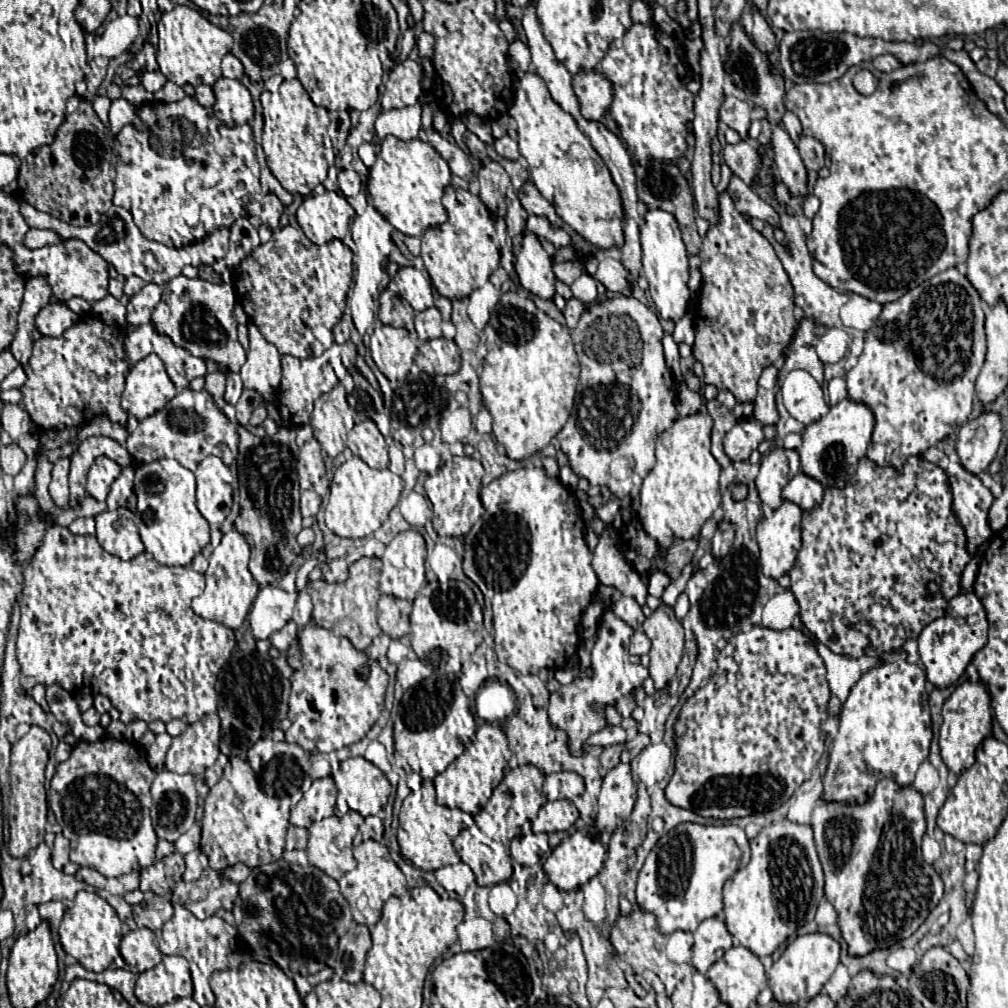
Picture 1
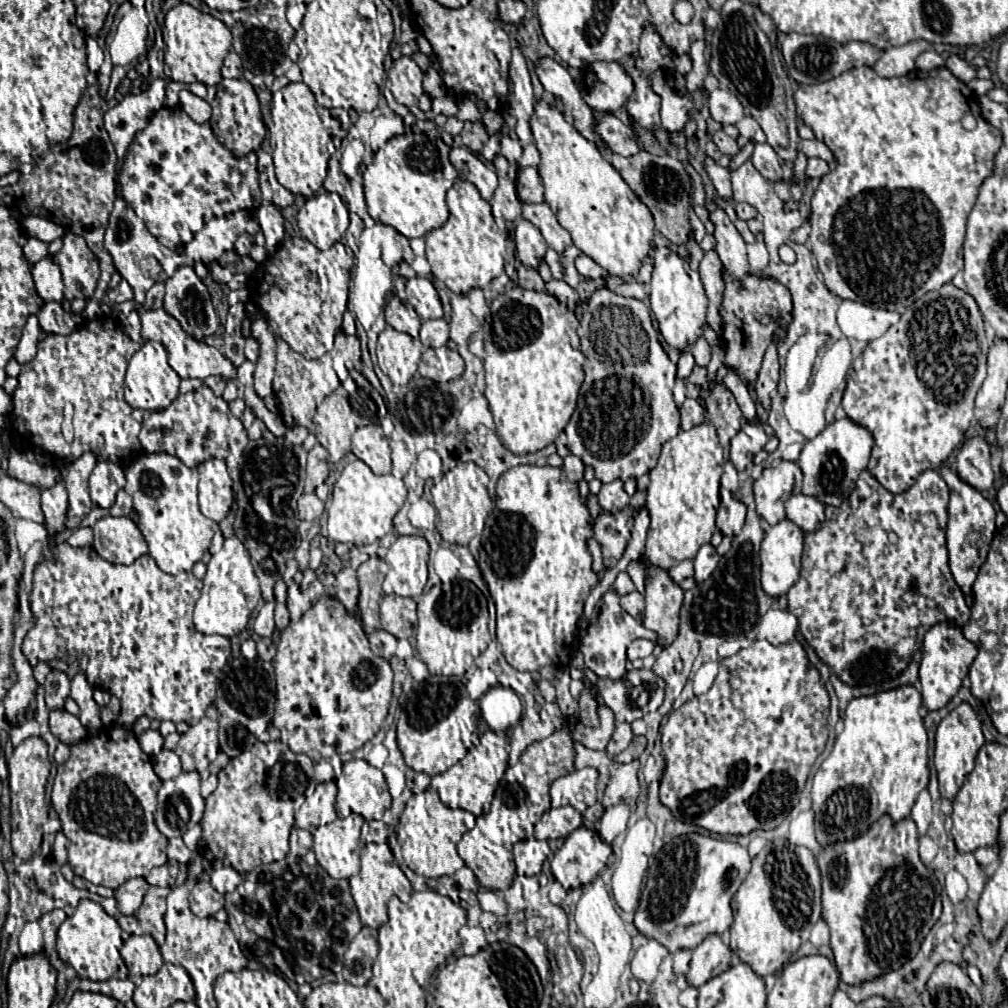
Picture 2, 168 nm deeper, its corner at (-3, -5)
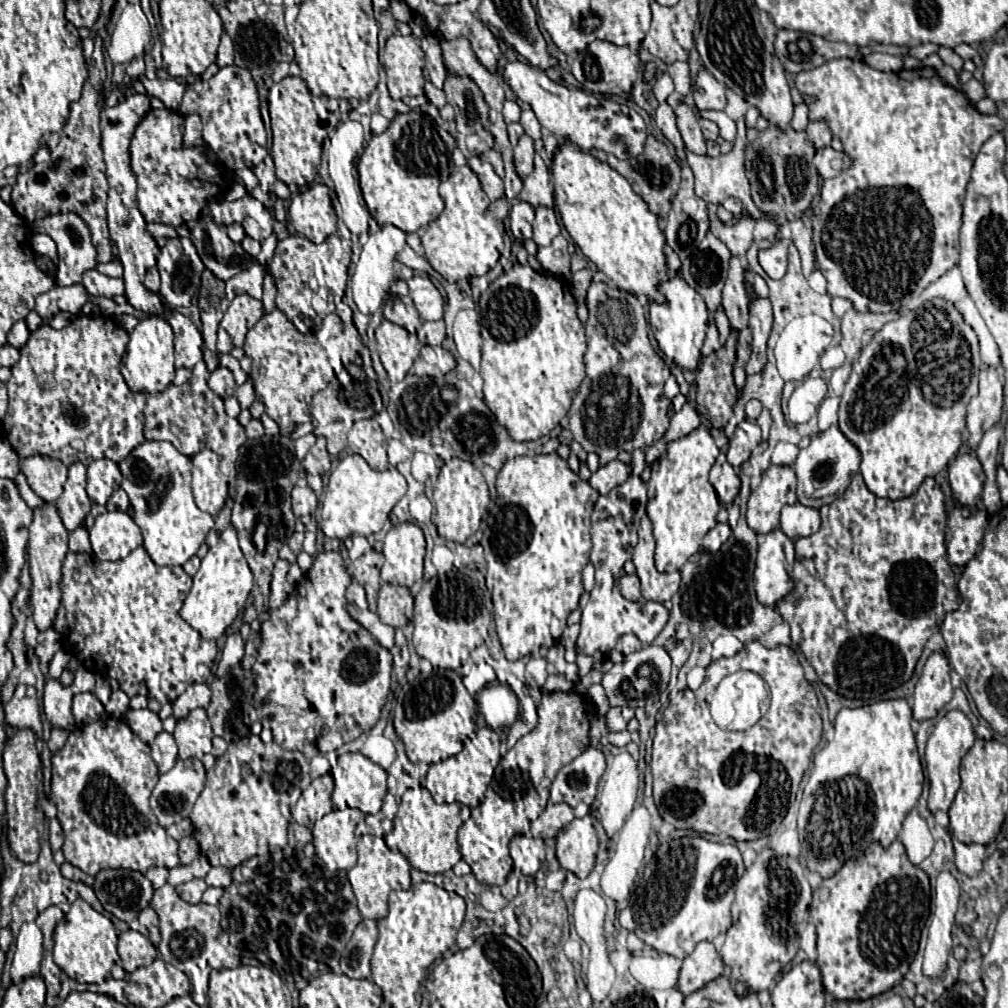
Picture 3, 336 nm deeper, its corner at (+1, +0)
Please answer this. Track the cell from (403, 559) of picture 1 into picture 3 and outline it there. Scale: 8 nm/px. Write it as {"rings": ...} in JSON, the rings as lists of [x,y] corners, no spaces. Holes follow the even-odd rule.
{"rings":[[[413,523],[393,525],[383,539],[383,555],[393,565],[397,583],[411,587],[423,575],[423,531]]]}

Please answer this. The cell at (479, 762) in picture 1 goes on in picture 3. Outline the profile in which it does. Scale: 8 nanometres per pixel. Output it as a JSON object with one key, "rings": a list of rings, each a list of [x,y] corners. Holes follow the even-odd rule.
{"rings":[[[485,735],[485,739],[473,741],[473,739],[465,739],[463,741],[463,751],[459,755],[453,755],[445,761],[433,763],[427,771],[425,777],[425,787],[429,789],[429,793],[433,793],[433,799],[437,803],[463,803],[469,807],[477,807],[483,801],[483,793],[489,785],[489,781],[493,779],[493,771],[497,767],[501,759],[499,747],[497,747],[497,737]]]}

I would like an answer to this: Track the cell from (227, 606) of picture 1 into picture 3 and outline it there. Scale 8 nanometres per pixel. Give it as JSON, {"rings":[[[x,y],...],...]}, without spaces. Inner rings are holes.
{"rings":[[[227,527],[219,535],[219,543],[209,549],[209,553],[201,559],[199,571],[193,575],[193,587],[179,611],[179,615],[201,633],[203,639],[217,641],[225,629],[237,619],[243,611],[247,597],[253,589],[253,573],[239,549],[237,533],[233,527]]]}

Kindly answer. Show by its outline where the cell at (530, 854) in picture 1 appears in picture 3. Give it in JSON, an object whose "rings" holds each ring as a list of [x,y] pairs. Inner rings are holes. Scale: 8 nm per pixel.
{"rings":[[[517,835],[509,843],[509,849],[513,859],[513,869],[519,871],[521,875],[535,875],[541,863],[545,861],[545,849],[533,837]]]}

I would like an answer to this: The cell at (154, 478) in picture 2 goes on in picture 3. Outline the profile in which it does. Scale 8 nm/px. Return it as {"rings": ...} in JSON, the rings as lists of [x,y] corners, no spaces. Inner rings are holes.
{"rings":[[[145,441],[137,445],[127,459],[119,463],[119,469],[123,473],[123,483],[121,487],[129,495],[131,507],[133,507],[133,521],[139,525],[143,533],[143,547],[153,559],[155,565],[183,565],[187,559],[191,559],[201,543],[205,541],[205,535],[209,529],[213,529],[213,517],[205,511],[201,511],[191,495],[191,459],[183,453],[179,453],[169,441]]]}

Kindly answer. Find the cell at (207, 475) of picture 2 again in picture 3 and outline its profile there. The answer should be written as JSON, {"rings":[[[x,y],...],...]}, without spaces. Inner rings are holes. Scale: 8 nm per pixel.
{"rings":[[[203,449],[191,457],[193,461],[193,495],[201,511],[217,515],[227,499],[227,477],[219,471],[219,459],[211,449]]]}

